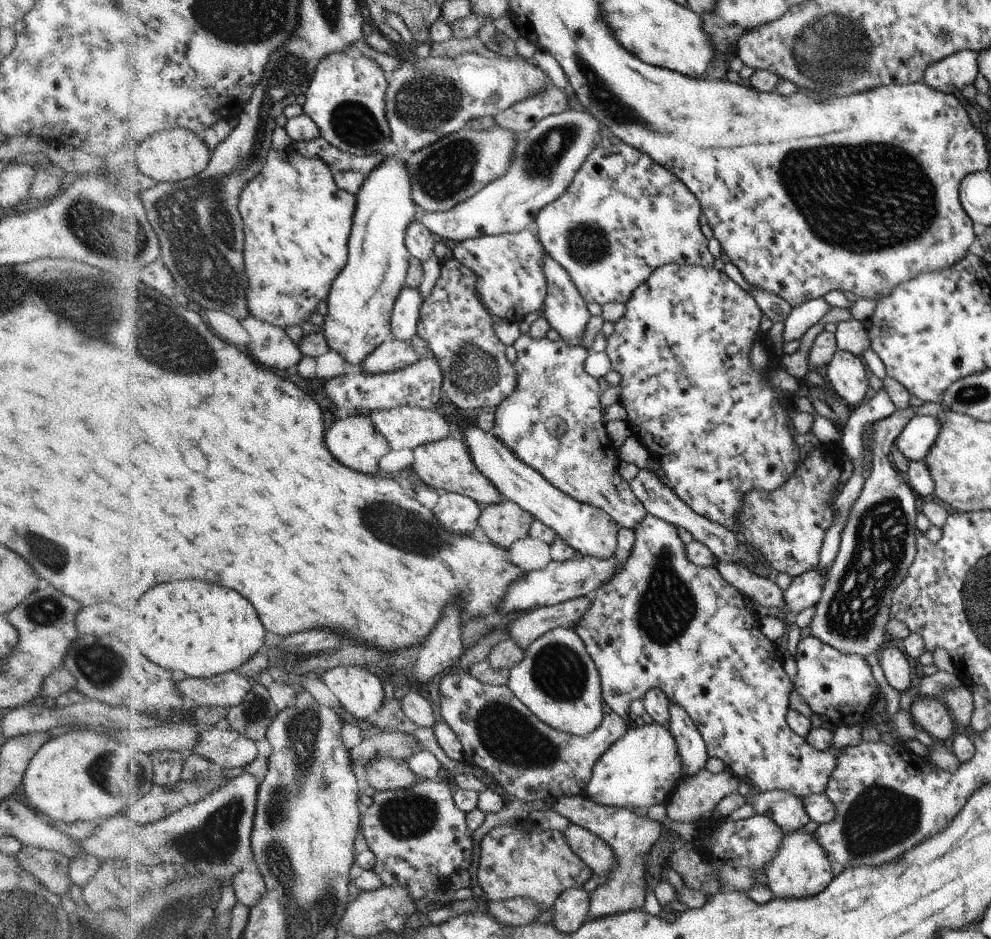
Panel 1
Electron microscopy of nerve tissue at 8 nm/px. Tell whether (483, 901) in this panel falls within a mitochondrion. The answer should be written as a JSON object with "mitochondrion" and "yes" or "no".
{"mitochondrion":"no"}

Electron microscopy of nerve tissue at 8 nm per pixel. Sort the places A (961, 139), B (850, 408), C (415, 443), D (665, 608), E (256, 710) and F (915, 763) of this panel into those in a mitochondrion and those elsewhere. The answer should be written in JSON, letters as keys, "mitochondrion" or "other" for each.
{"A":"other","B":"other","C":"other","D":"mitochondrion","E":"mitochondrion","F":"other"}

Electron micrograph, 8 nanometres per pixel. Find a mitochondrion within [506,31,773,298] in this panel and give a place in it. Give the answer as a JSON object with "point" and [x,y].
{"point":[599,91]}

